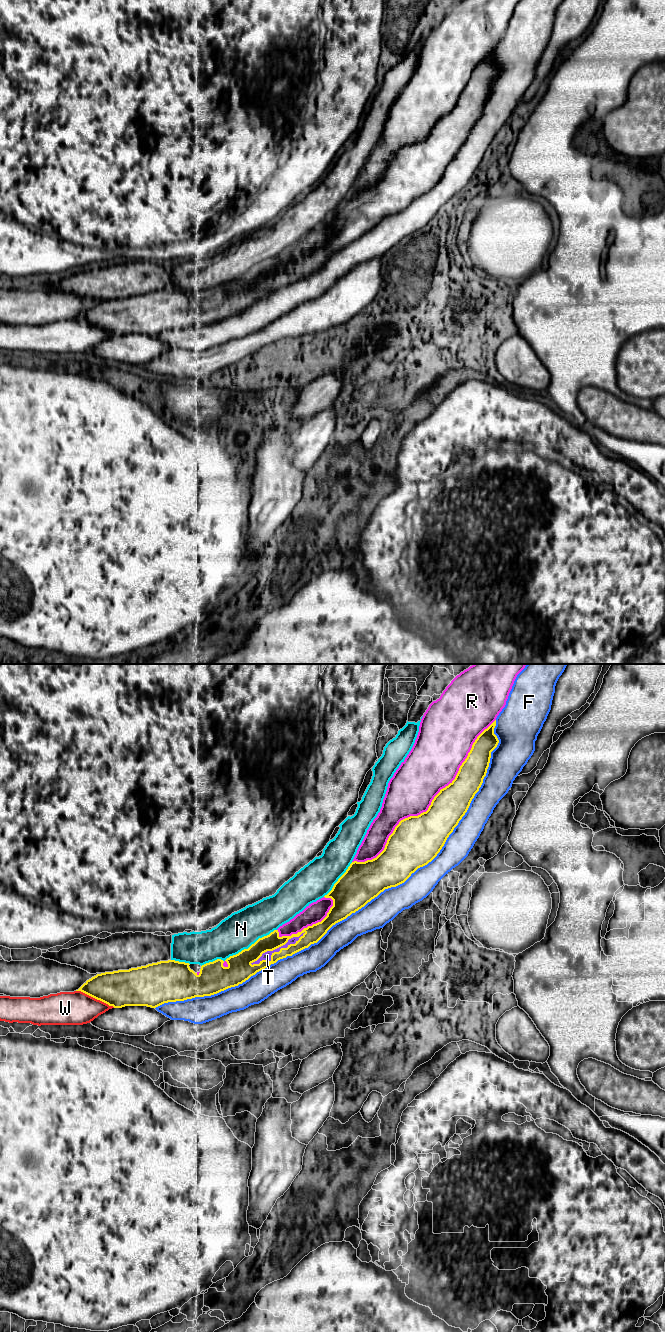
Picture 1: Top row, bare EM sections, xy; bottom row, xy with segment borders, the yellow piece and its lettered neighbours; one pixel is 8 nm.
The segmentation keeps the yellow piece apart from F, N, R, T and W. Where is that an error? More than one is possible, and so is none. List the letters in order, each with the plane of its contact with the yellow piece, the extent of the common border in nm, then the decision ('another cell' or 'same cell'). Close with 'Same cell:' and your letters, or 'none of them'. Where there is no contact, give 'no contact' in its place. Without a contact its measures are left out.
F: meets yellow in xy; contact 3550 nm long; another cell
N: meets yellow in xy; contact 700 nm long; another cell
R: meets yellow in xy; contact 1600 nm long; another cell
T: meets yellow in xy; contact 500 nm long; same cell
W: meets yellow in xy; contact 340 nm long; another cell
Same cell: T

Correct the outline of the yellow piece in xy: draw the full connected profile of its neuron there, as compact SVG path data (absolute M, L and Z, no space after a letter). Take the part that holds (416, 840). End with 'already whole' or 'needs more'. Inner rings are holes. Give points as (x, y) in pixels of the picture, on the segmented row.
M496 720L477 737L455 779L440 790L426 812L401 820L389 836L384 850L376 858L365 862L354 861L350 864L332 890L324 896L333 900L333 906L321 922L291 936L280 937L278 930L274 930L269 935L259 938L248 949L230 956L225 961L217 959L202 965L199 974L190 969L189 963L175 960L160 961L129 970L97 974L76 991L81 991L114 1008L125 1006L156 1008L164 1003L211 996L238 986L278 960L317 943L333 925L364 907L385 889L404 883L418 868L427 865L437 856L483 783L491 752L499 743L494 734L495 726Z; needs more

